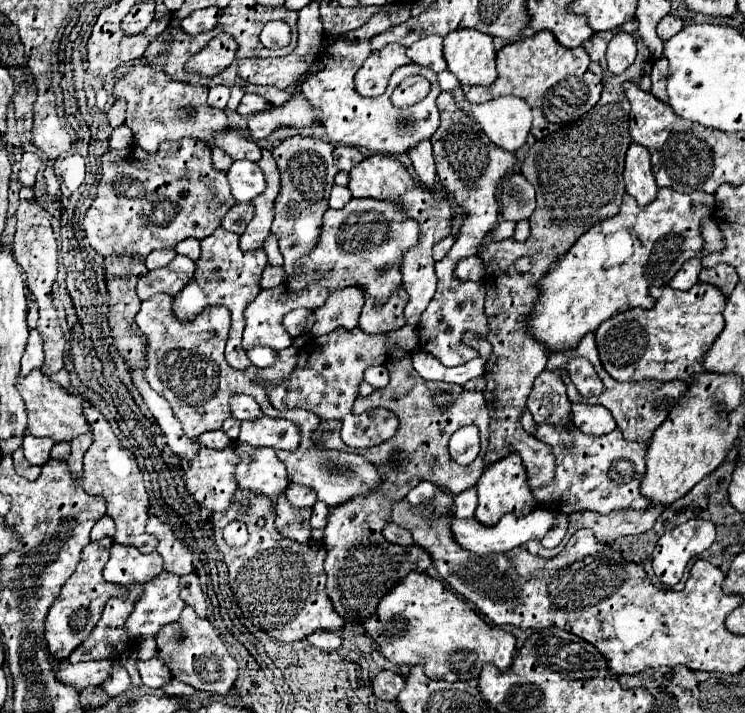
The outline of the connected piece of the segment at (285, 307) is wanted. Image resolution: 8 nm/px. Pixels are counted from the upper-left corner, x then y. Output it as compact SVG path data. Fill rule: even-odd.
M353 198L351 202L345 204L345 208L341 210L333 210L329 208L323 216L323 224L321 224L321 236L317 246L303 256L297 262L297 274L309 276L309 278L285 278L279 286L269 289L261 289L257 298L247 306L245 310L245 330L243 330L243 348L251 348L255 344L259 346L269 346L273 350L283 350L287 346L293 344L293 338L287 334L287 330L283 328L283 316L295 308L306 308L314 311L319 306L325 304L327 296L339 288L347 288L347 286L355 286L365 290L371 298L375 298L375 306L383 306L389 296L401 286L401 272L399 272L399 262L401 262L401 254L403 250L409 250L411 246L415 246L419 242L419 226L407 218L407 214L399 208L399 204L387 204L381 200L371 200L371 198ZM379 268L385 268L385 274L379 274Z

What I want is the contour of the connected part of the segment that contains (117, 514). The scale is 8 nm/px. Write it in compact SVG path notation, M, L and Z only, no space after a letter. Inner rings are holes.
M85 406L85 416L93 432L93 444L85 452L85 480L83 488L91 496L103 496L107 502L107 516L113 518L117 526L115 542L135 546L143 554L151 554L157 546L157 538L151 534L145 534L147 524L147 510L149 510L149 496L143 484L141 470L137 468L137 460L133 452L121 446L119 438L115 436L109 422L103 418L103 414L95 406Z

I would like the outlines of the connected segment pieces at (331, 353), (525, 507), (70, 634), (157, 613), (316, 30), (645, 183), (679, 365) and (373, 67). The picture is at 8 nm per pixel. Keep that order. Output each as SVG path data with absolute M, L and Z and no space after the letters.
M405 325L399 330L385 334L365 334L359 326L353 330L337 328L325 336L311 338L297 356L295 370L281 380L281 384L267 388L267 396L277 410L305 408L317 414L321 420L337 418L341 420L351 412L351 406L357 398L359 384L363 382L363 372L369 366L379 366L385 362L385 350L390 344L401 346L405 351L412 352L419 345L416 327Z
M511 452L499 462L491 464L479 478L477 492L479 492L479 506L475 510L475 520L487 526L495 526L509 512L515 516L527 516L527 512L533 512L537 506L531 490L527 488L526 470L517 452Z
M103 538L101 542L89 542L83 548L81 560L77 570L73 572L73 576L63 584L59 598L53 602L53 606L47 612L45 618L45 640L47 640L47 650L55 660L65 660L69 658L69 654L87 640L87 636L91 634L91 630L97 626L101 612L105 608L105 602L111 596L121 596L127 594L125 586L119 584L111 584L103 580L103 568L109 560L109 550L111 550L111 540Z
M161 572L155 580L143 584L143 596L125 624L133 638L155 636L163 626L177 622L185 602L179 598L179 576Z
M311 2L305 8L299 10L299 42L297 48L285 56L285 58L259 58L259 60L241 60L239 64L239 76L247 82L253 84L269 84L269 86L277 86L281 90L285 90L291 84L297 84L297 80L307 73L309 66L313 64L313 60L319 55L319 48L323 44L325 32L323 32L323 24L319 18L319 2Z
M635 142L629 146L623 176L625 176L627 192L637 200L639 206L647 206L657 198L659 186L651 172L651 158L647 148Z
M695 284L685 292L671 286L651 286L649 294L655 298L651 310L635 308L603 322L595 332L597 350L603 368L617 382L639 380L681 380L689 384L693 374L705 372L703 356L723 330L723 310L727 298L709 284Z
M387 44L383 50L373 52L355 76L355 90L361 96L379 96L385 92L389 76L395 68L409 64L405 56L405 46Z

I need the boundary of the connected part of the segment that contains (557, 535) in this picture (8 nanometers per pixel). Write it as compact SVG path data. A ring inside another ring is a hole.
M567 514L559 516L557 524L551 528L551 532L547 532L547 536L541 540L541 544L543 544L545 548L555 548L555 546L563 540L563 536L565 536L565 532L567 532L567 526L569 526Z

